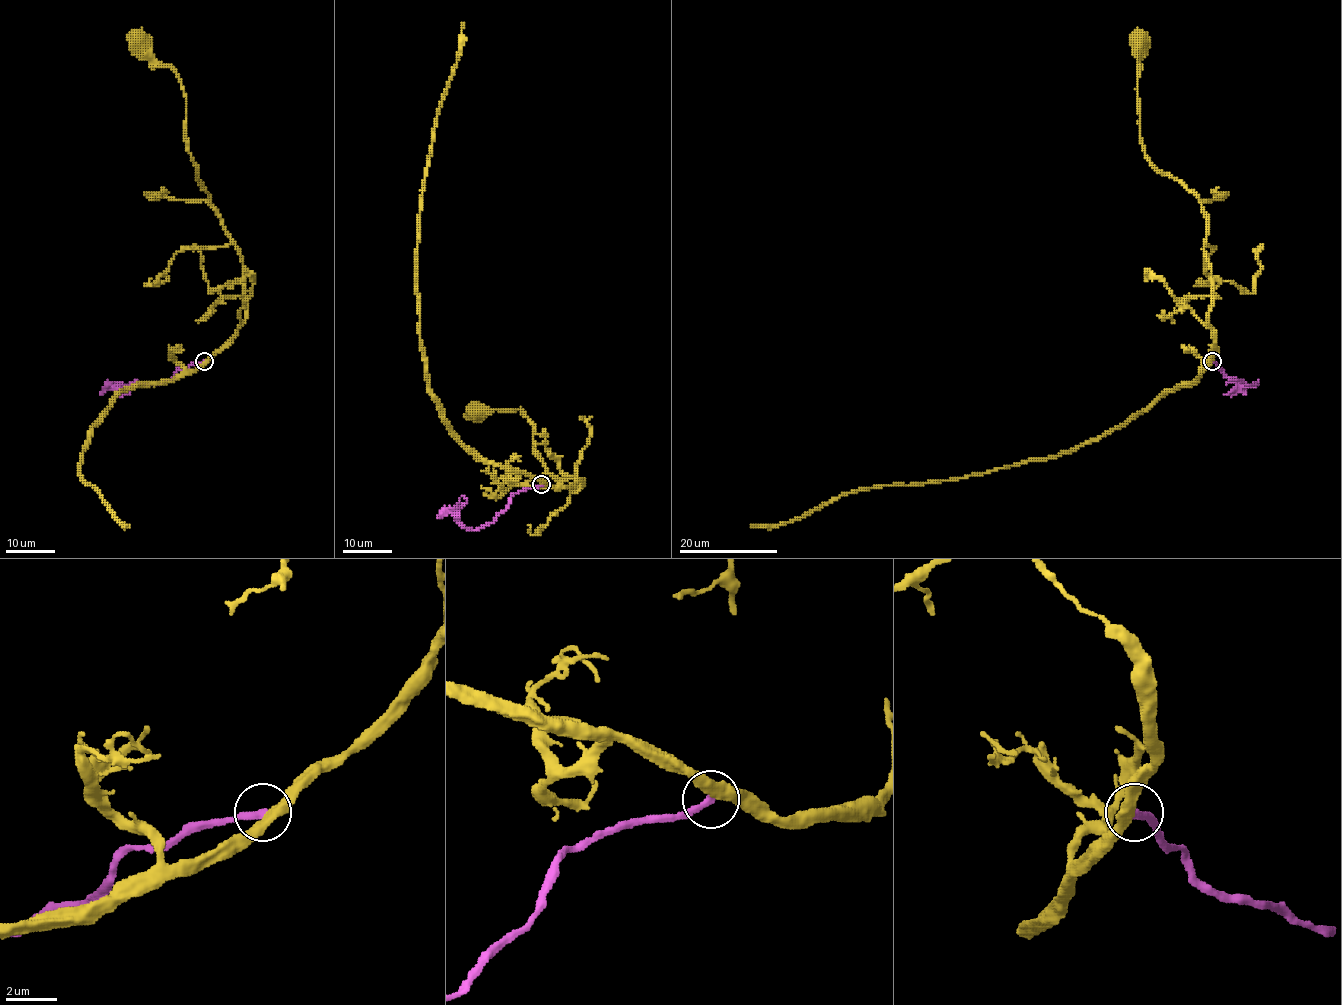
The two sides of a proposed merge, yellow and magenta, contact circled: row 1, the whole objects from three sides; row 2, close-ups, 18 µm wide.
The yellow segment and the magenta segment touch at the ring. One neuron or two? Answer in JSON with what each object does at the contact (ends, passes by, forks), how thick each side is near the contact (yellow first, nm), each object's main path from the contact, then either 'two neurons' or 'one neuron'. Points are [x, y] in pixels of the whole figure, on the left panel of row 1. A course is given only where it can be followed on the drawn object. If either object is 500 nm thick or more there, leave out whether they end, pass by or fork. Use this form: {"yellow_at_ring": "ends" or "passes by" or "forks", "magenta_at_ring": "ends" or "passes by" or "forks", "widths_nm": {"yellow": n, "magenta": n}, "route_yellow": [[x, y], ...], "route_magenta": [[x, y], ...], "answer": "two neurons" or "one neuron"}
{"yellow_at_ring": "passes by", "magenta_at_ring": "ends", "widths_nm": {"yellow": 400, "magenta": 300}, "route_yellow": [[204, 362], [246, 317], [243, 263], [198, 182], [185, 138], [185, 95], [179, 76], [137, 40]], "route_magenta": [[204, 362], [179, 368], [171, 378], [157, 384], [109, 383], [102, 395]], "answer": "two neurons"}

